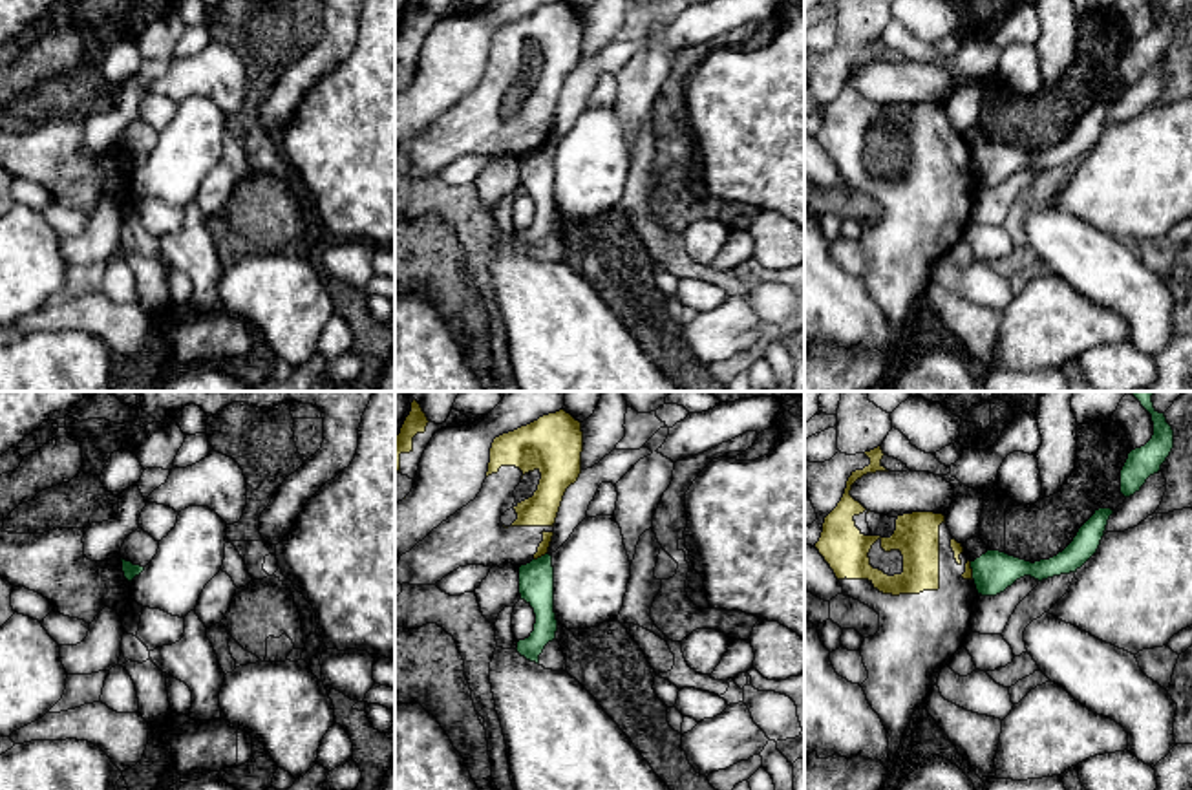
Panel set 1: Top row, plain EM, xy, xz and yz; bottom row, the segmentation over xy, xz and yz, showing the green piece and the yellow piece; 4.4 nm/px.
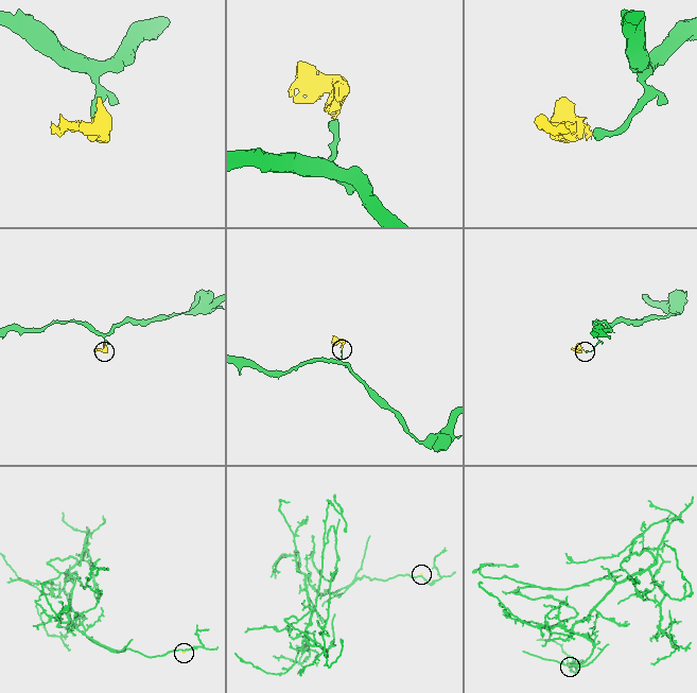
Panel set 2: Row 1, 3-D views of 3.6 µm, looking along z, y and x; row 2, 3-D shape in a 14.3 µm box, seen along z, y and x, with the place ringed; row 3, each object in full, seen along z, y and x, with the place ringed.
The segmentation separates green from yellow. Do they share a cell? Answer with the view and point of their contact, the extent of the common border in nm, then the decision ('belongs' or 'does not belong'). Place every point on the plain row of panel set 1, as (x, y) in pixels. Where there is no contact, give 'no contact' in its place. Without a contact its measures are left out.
contact xz (542, 147); length 70 nm; does not belong

